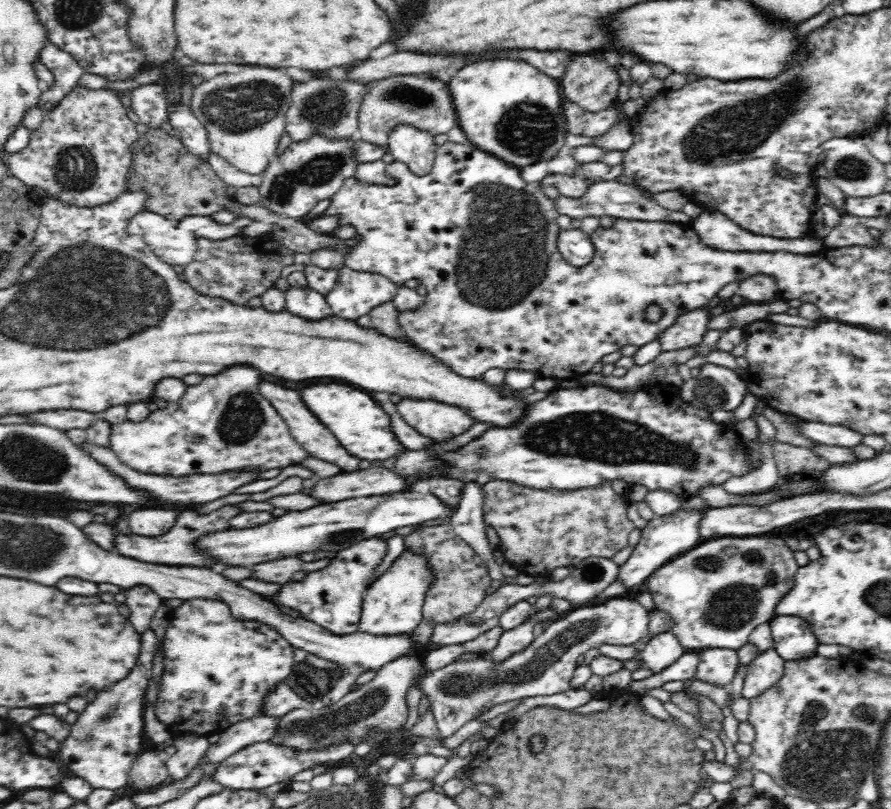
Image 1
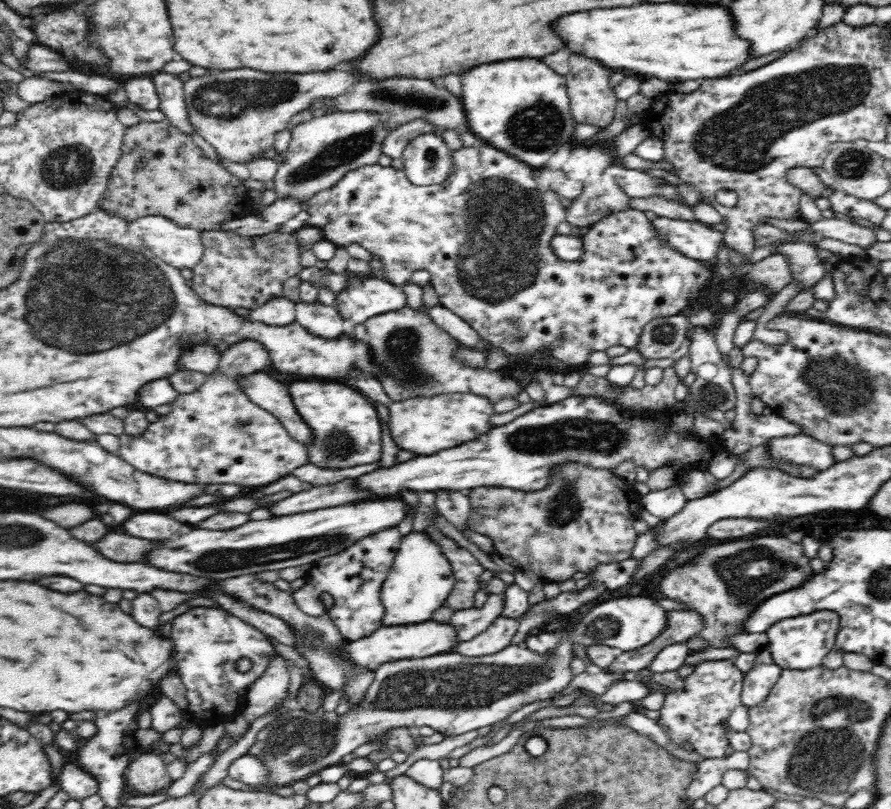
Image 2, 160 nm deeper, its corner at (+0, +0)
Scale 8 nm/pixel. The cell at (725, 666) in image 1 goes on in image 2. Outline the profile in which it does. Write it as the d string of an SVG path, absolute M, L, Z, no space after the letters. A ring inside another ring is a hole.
M730 660L704 661L684 680L684 688L671 689L664 696L659 716L654 722L678 747L692 744L704 759L719 759L729 746L732 732L728 720L733 708L741 704L744 673Z

